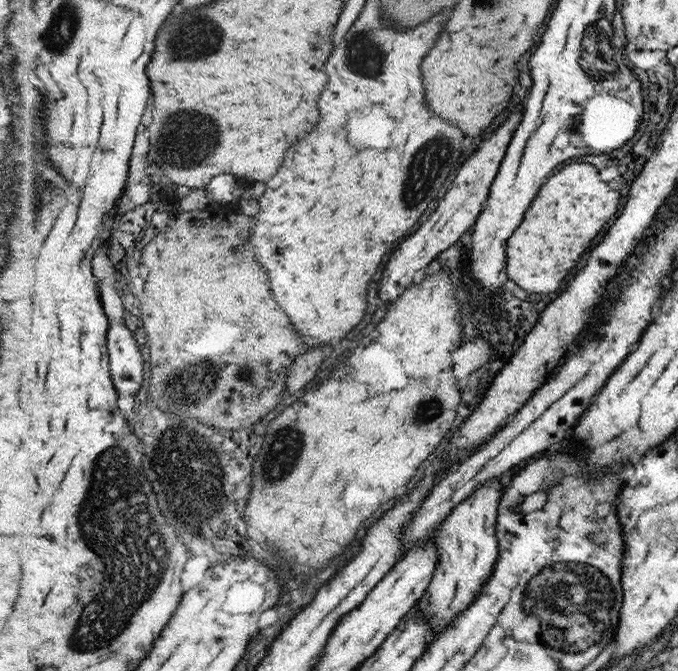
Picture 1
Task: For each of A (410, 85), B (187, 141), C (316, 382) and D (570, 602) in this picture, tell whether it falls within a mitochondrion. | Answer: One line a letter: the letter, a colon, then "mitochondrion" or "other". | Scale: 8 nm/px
A: other
B: mitochondrion
C: other
D: mitochondrion

